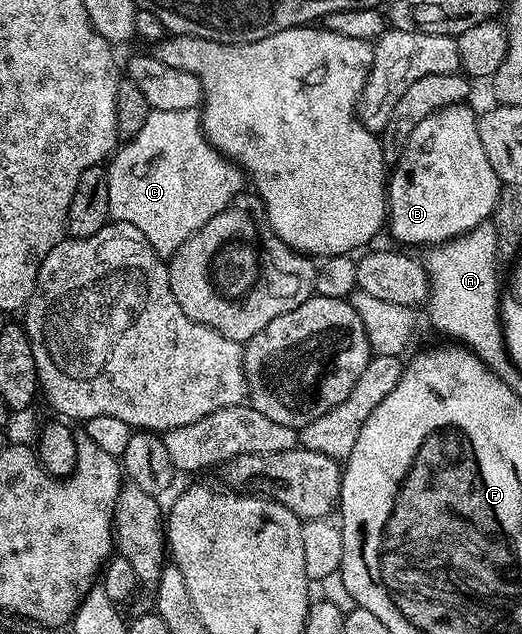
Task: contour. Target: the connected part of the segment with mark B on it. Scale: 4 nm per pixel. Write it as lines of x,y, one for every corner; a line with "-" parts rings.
469,104
445,106
439,112
427,116
427,120
423,120
423,124
419,124
419,128
415,128
415,132
411,132
411,136
405,142
387,178
387,230
390,230
402,242
402,244
400,243
402,247
413,248
409,246
421,246
424,242
426,242
424,246
429,248
438,246
442,242
451,241
453,238
467,233
481,223
488,223
490,221
493,210
497,207
497,198
502,192
503,183
497,177
495,168
491,168
491,160
487,160
487,152
483,152
483,144
479,141
479,132
477,131
477,120
478,115
476,113
473,114
473,110
469,107

